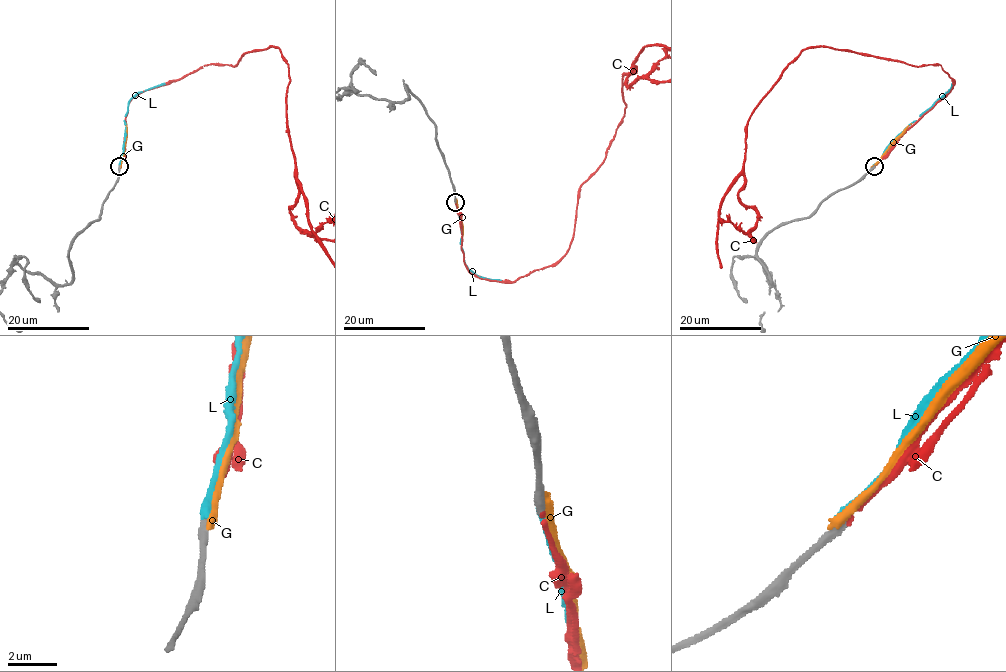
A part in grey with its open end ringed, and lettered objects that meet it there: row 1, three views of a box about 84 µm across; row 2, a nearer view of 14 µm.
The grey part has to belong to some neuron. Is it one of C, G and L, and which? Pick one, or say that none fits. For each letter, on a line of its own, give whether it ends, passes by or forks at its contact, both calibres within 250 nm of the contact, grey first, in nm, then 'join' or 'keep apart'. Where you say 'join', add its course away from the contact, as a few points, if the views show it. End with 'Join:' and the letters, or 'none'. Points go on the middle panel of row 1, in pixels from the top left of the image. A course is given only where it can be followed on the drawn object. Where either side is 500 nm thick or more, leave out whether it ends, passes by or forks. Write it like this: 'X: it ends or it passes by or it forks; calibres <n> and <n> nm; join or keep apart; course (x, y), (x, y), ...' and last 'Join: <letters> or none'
C: it ends; calibres 380 and 200 nm; join
G: it ends; calibres 420 and 360 nm; keep apart
L: it ends; calibres 400 and 340 nm; keep apart
Join: C

